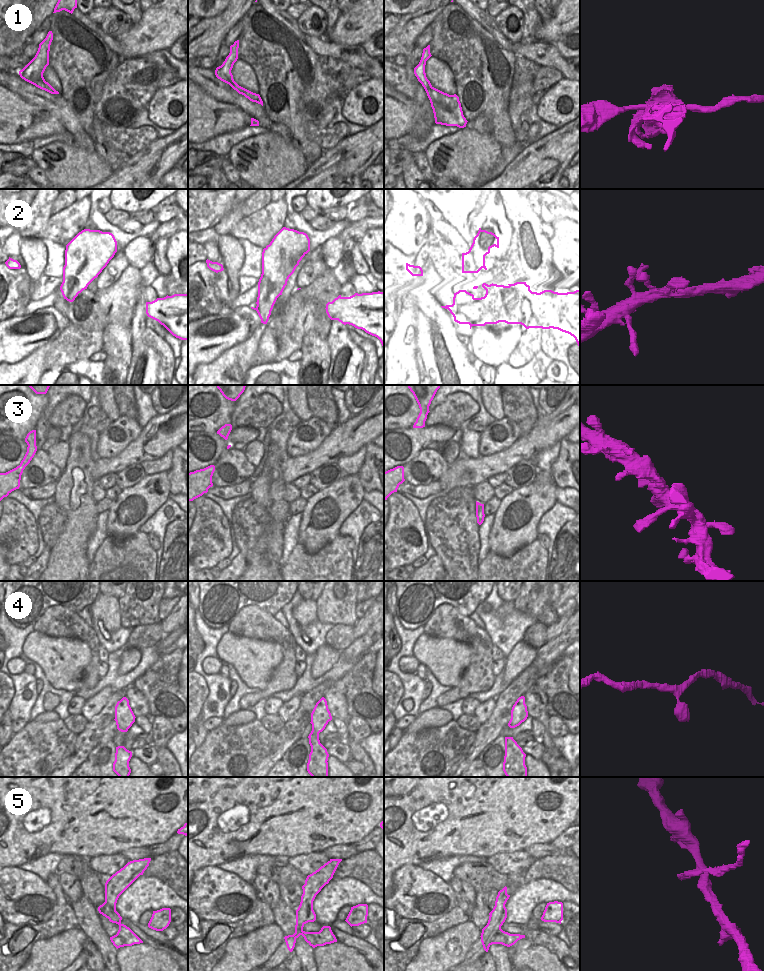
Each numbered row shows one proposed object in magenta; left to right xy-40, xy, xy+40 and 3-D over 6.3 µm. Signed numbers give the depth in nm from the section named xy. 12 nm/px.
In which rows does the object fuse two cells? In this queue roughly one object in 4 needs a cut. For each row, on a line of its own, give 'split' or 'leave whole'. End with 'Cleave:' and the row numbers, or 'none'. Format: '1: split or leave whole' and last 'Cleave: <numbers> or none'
1: leave whole
2: leave whole
3: leave whole
4: leave whole
5: split
Cleave: 5

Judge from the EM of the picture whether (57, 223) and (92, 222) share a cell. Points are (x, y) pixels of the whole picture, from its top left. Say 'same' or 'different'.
different

